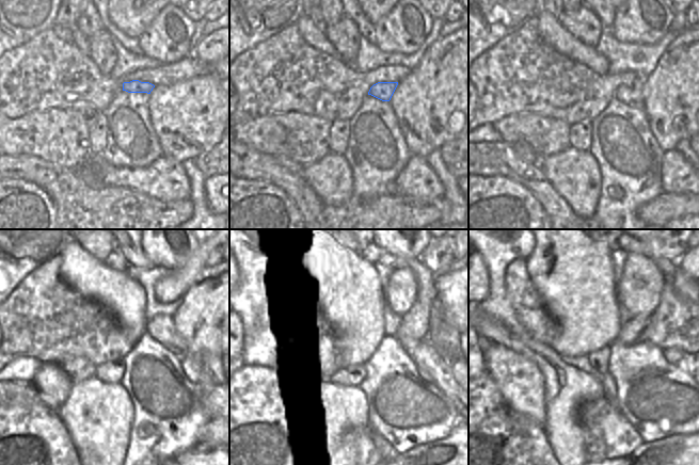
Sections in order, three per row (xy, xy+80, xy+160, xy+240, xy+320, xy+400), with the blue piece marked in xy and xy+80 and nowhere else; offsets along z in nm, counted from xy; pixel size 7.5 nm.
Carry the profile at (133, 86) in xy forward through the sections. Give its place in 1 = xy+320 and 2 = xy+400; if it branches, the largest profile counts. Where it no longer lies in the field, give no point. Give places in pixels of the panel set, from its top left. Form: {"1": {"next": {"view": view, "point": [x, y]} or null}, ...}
{"1": {"next": {"view": "xy+320", "point": [412, 332]}}, "2": {"next": {"view": "xy+400", "point": [685, 286]}}}

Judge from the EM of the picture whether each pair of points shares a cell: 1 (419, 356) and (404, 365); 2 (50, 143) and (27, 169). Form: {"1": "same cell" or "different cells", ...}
{"1": "different cells", "2": "different cells"}

